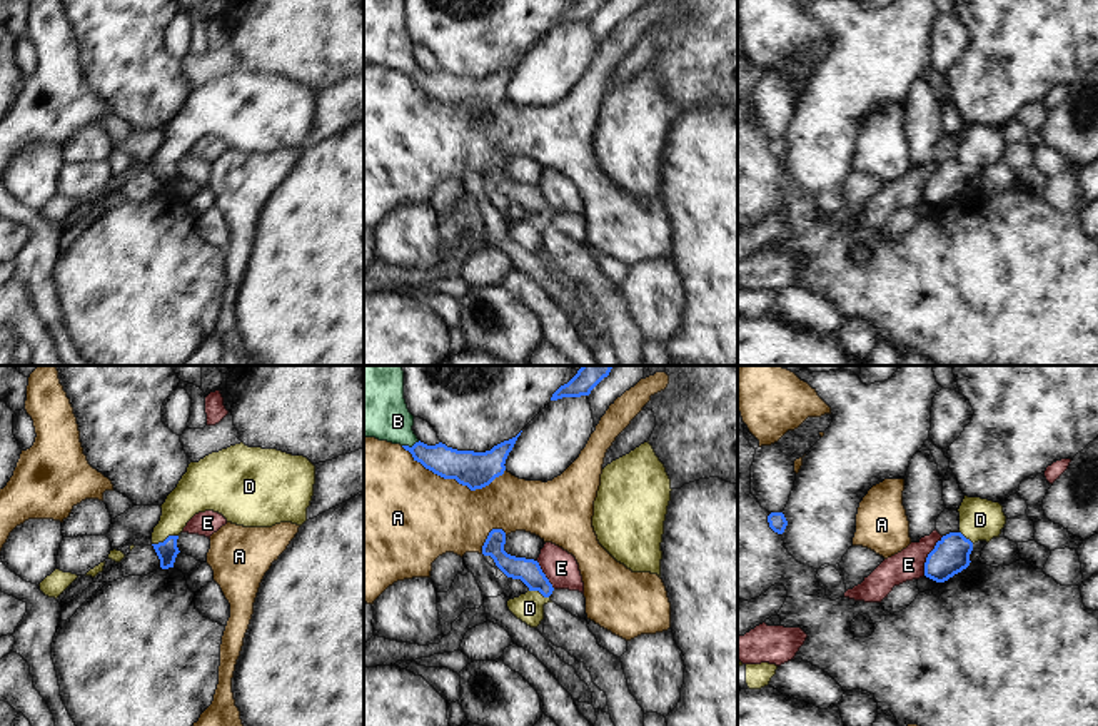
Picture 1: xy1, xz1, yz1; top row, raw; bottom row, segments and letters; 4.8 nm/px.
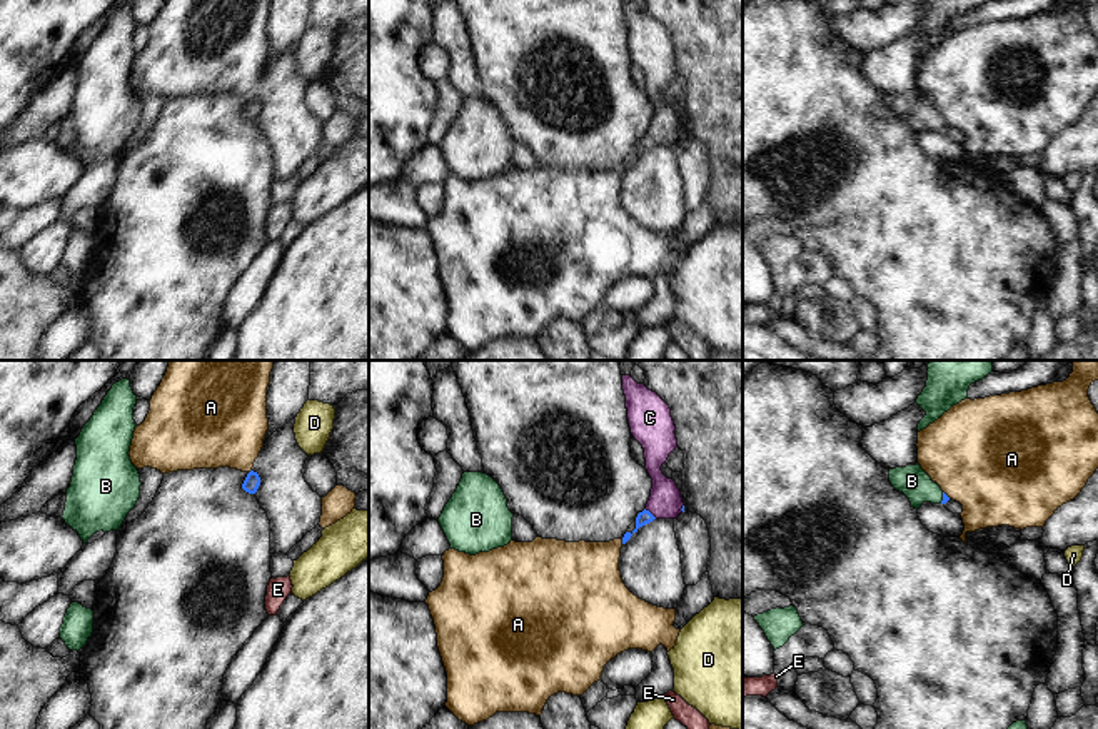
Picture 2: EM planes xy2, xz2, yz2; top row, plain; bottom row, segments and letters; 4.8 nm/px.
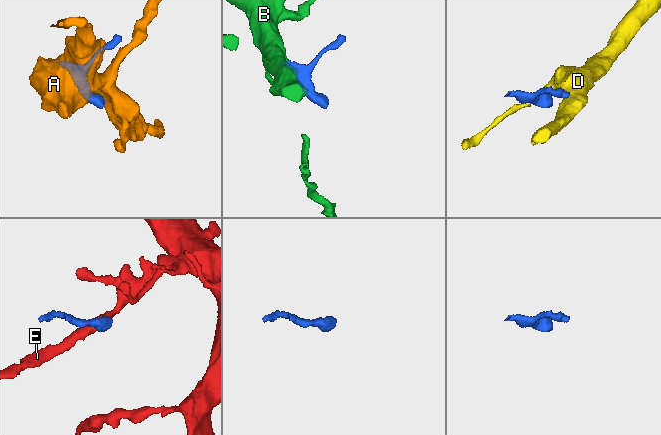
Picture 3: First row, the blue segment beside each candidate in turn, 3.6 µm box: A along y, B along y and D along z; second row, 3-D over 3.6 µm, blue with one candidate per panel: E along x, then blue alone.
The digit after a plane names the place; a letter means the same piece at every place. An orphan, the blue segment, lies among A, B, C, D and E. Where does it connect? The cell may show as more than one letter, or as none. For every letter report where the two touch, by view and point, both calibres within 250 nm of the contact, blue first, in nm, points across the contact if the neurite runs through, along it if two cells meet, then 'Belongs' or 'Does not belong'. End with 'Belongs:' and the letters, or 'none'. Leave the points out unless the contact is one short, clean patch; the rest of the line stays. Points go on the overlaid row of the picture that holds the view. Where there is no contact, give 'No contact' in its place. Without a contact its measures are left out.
A: Touches blue at xz1 (453, 478). Thickness 180 nm (blue) against 440 nm. Does not belong
B: Touches blue at xz1 (413, 446). Thickness 150 nm (blue) against 280 nm. Path across: xz1 (448, 463), (431, 458), (413, 446), (377, 409). Belongs
C: Touches blue at xz2 (649, 512). Thickness 70 nm (blue) against 160 nm. Boundary: xz2 (644, 509), (656, 517). Does not belong
D: Touches blue at xy1 (166, 539). Thickness 100 nm (blue) against 170 nm. Boundary: xy1 (177, 534), (169, 534), (152, 544). Does not belong
E: Touches blue at yz1 (928, 556). Thickness 180 nm (blue) against 150 nm. Boundary: yz1 (943, 536), (928, 554), (923, 574). Does not belong
Belongs: B

